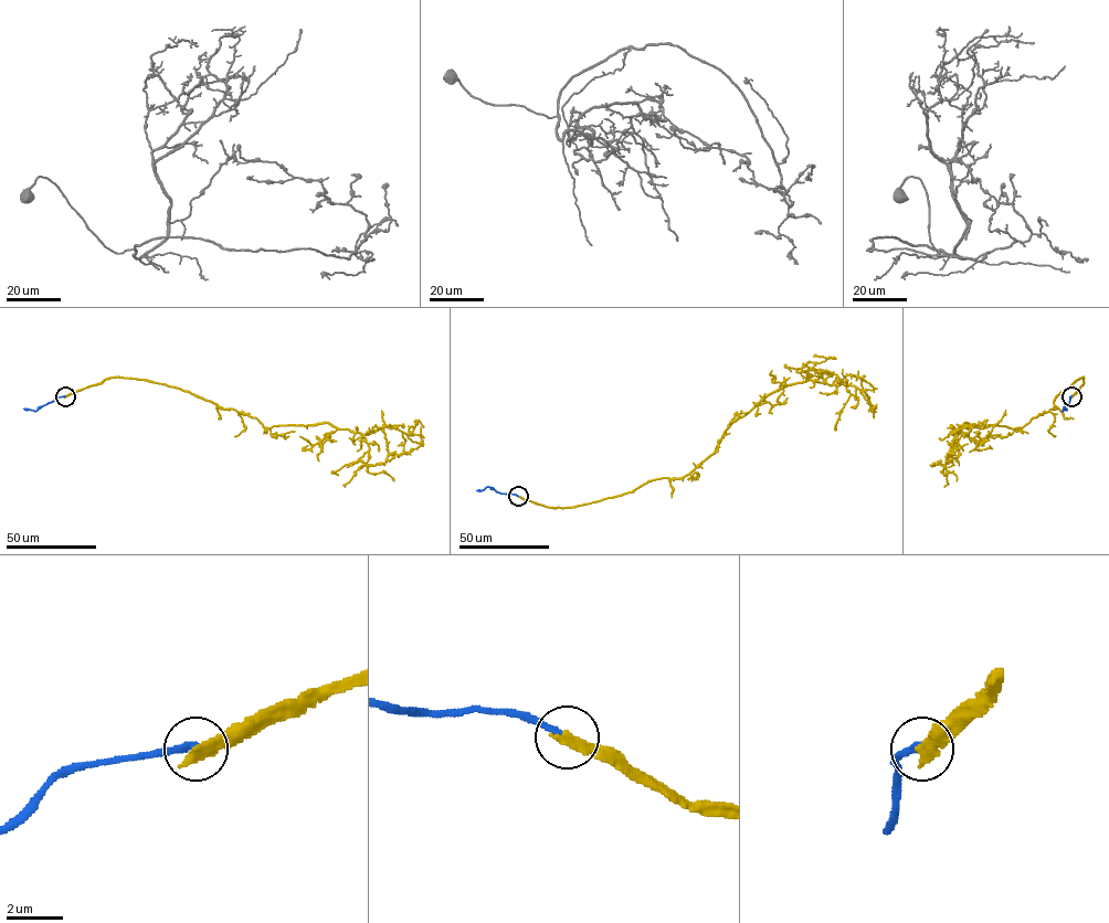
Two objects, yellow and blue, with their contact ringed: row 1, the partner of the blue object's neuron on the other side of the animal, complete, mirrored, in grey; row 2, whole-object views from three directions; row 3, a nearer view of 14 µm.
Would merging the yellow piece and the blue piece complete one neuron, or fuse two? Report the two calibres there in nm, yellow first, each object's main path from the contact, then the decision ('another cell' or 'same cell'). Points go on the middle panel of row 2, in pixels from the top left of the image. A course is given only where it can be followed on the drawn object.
400 nm thick on the yellow side, 240 nm on the other; yellow runs (517, 496), (573, 507), (653, 479), (683, 478), (735, 421), (792, 383), (831, 384), (851, 374), (873, 392); blue runs (517, 496), (489, 487), (477, 490); another cell

